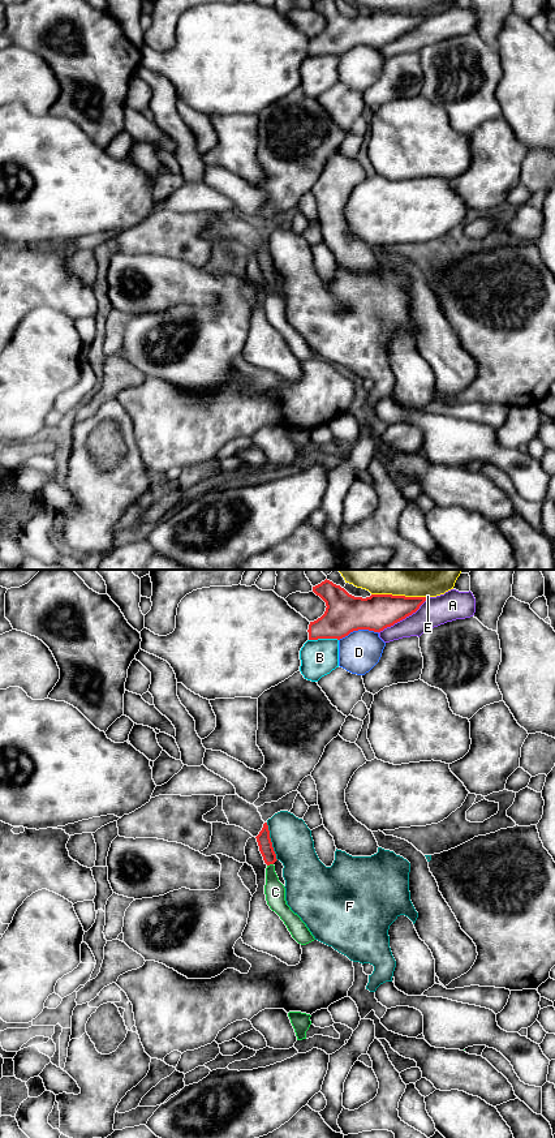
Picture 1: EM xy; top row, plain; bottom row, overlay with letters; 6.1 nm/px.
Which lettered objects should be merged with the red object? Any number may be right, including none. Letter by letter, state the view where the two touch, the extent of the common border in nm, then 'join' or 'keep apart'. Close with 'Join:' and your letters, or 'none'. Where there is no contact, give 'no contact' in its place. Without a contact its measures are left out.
A: xy | 380 nm | keep apart
B: xy | 180 nm | keep apart
C: xy | 40 nm | join
D: xy | 240 nm | keep apart
E: xy | 360 nm | keep apart
F: xy | 240 nm | keep apart
Join: C

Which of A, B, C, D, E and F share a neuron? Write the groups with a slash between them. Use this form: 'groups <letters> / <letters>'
groups A / B / C / D / E / F

